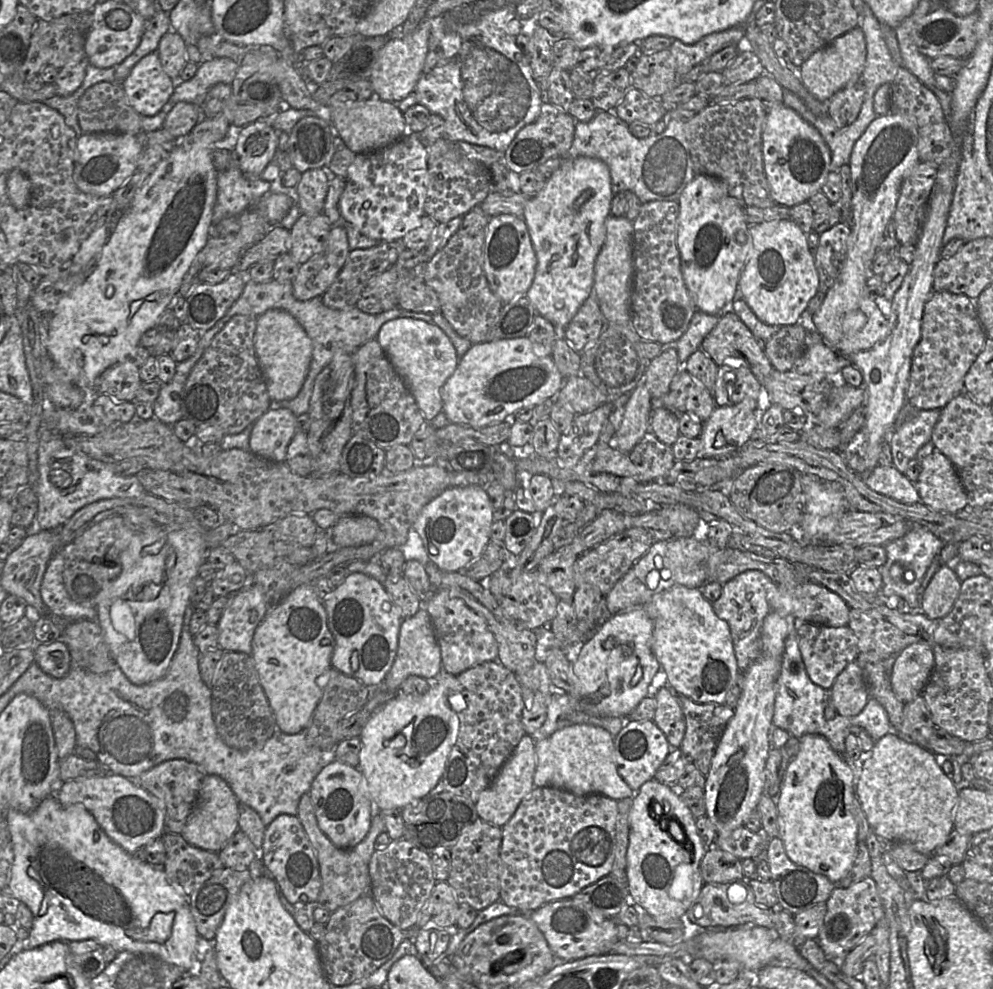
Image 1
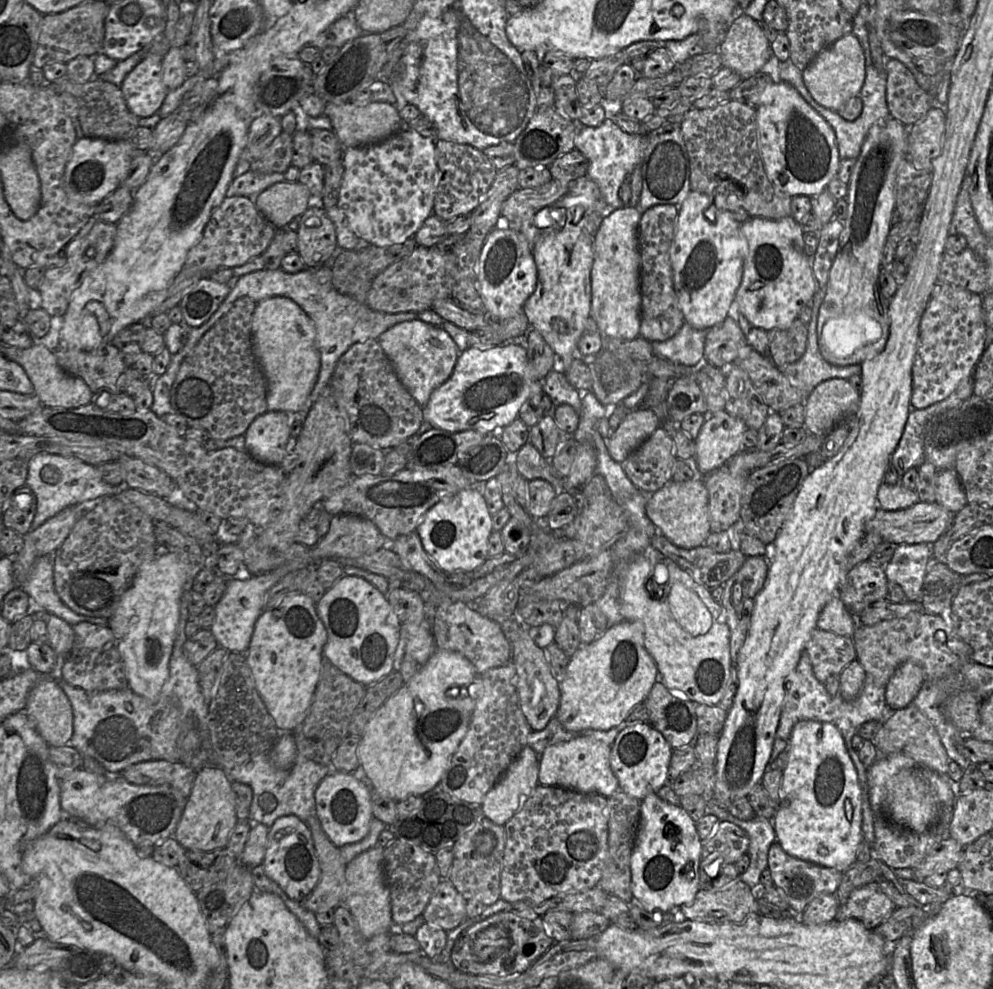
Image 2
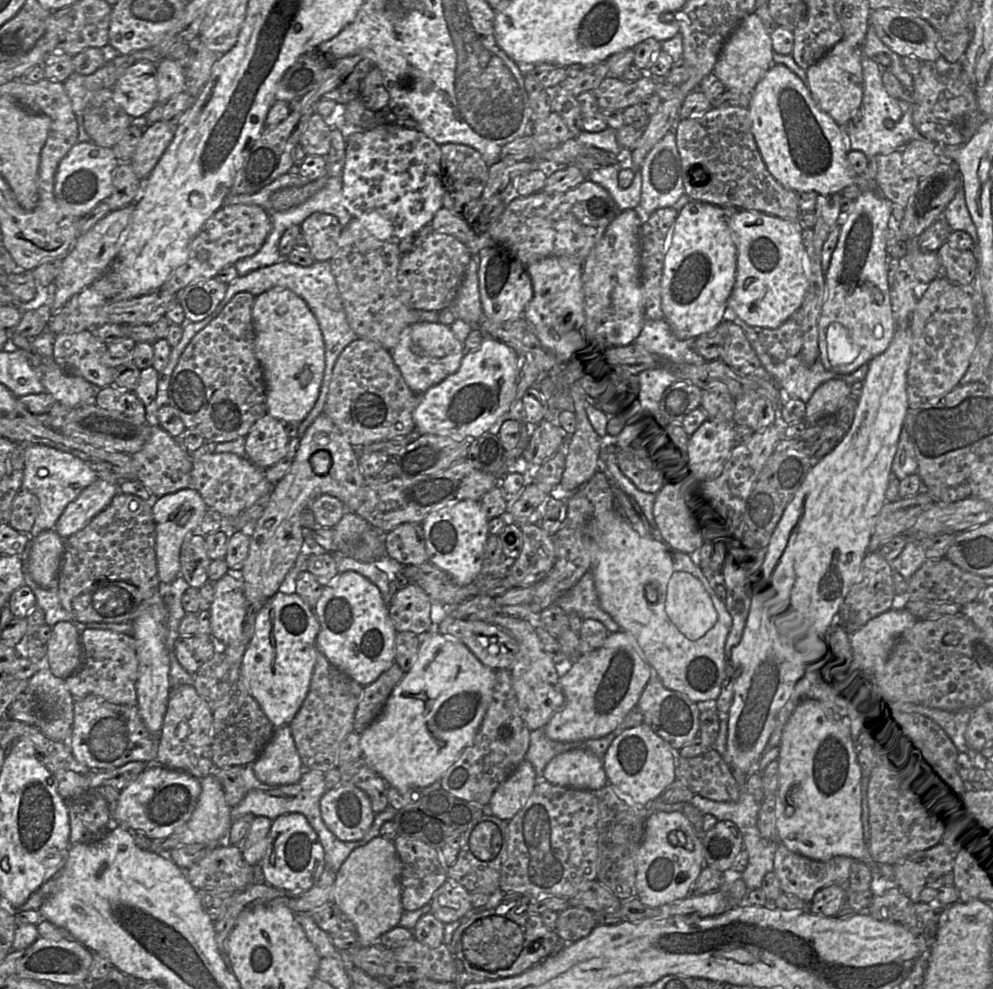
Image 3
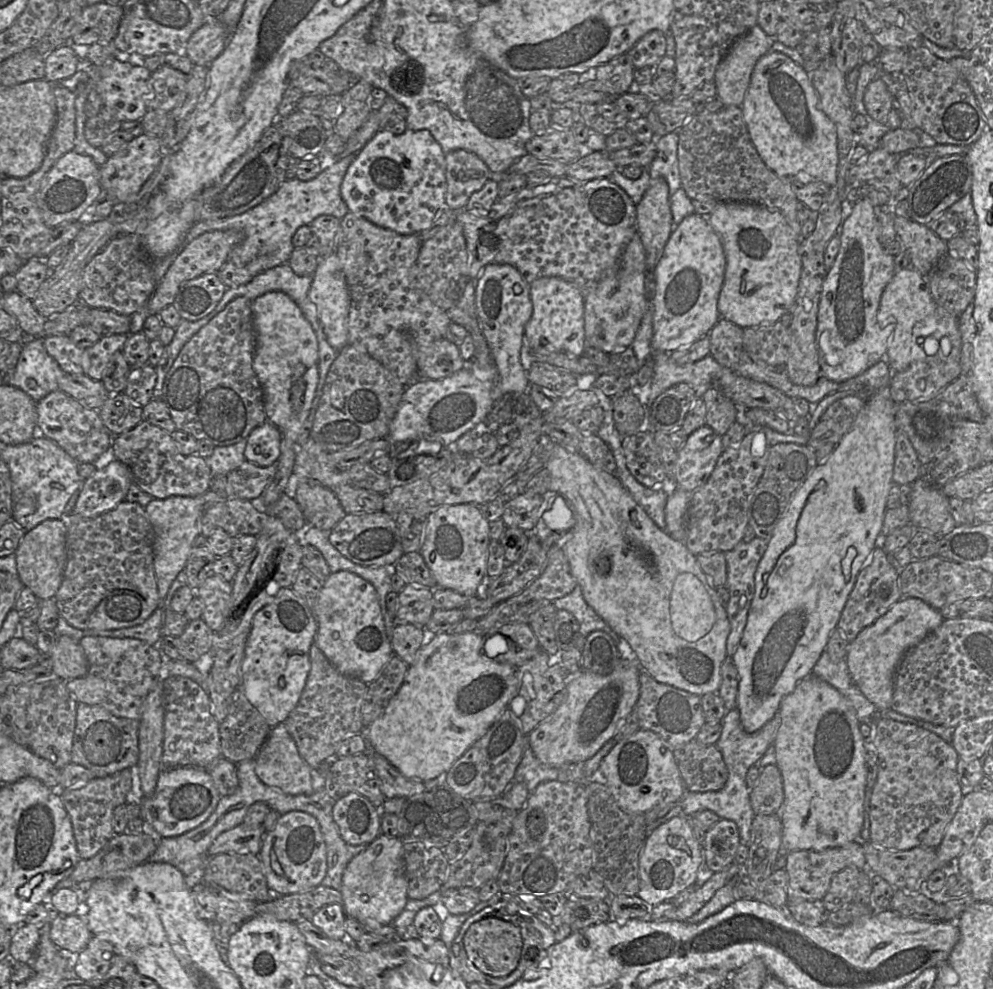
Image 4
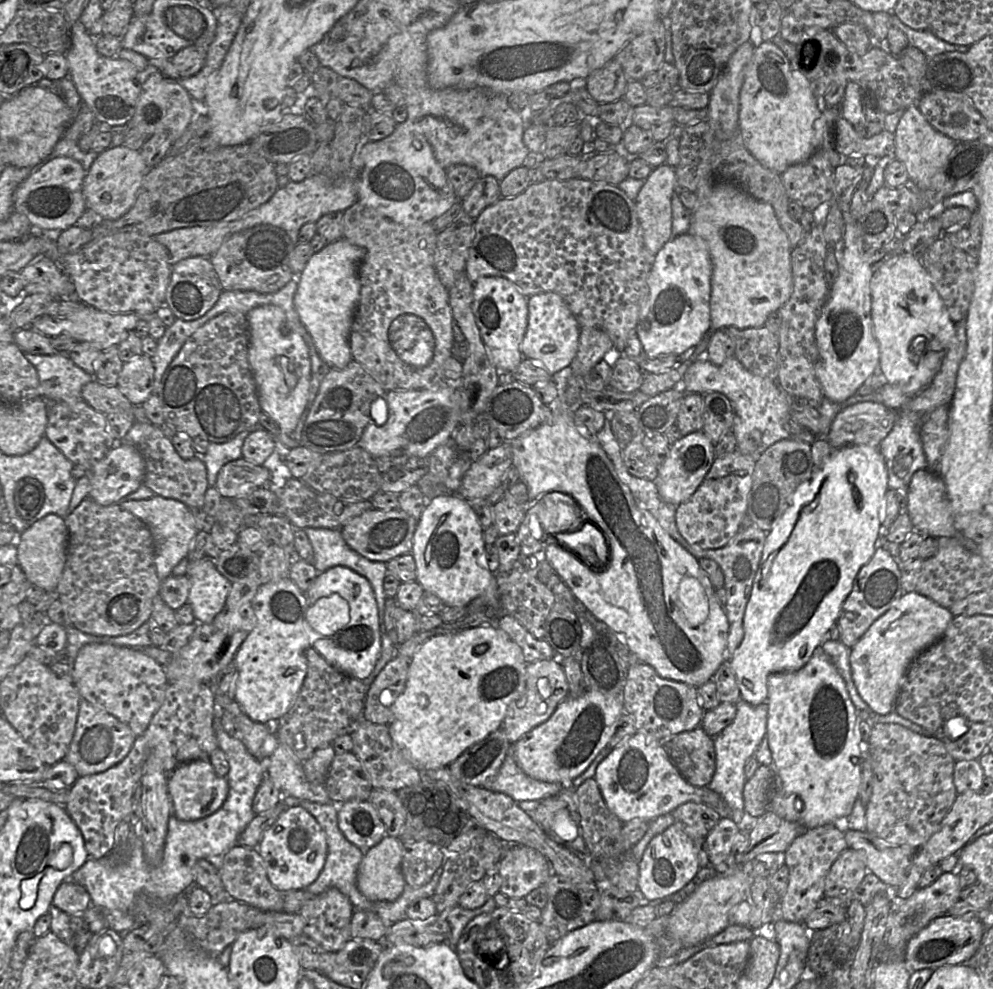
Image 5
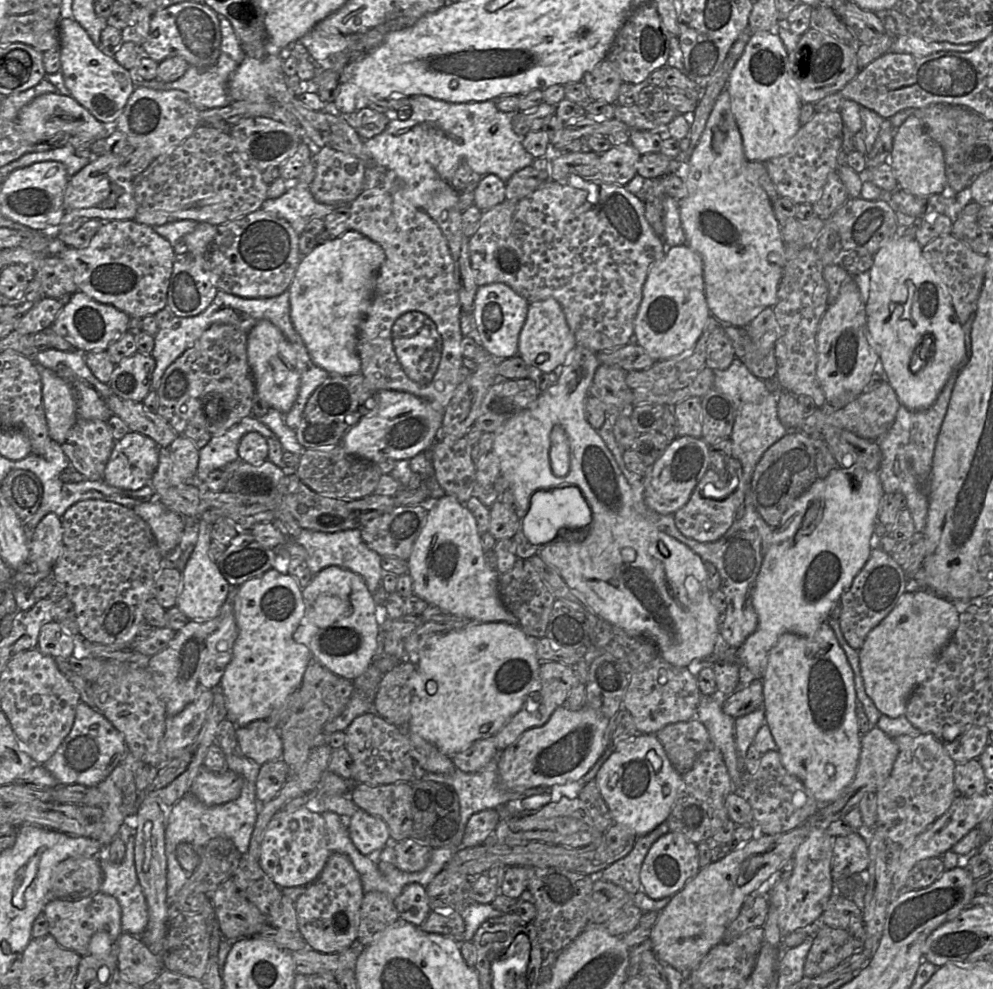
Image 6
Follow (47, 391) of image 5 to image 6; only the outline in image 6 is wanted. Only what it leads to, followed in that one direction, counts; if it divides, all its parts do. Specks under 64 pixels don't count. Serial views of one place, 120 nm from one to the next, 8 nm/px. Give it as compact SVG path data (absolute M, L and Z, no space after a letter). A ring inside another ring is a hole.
M49 348L30 357L32 361L53 370L60 378L64 379L72 388L76 401L77 418L86 420L107 421L112 414L107 406L107 398L113 393L108 386L99 381L85 363L84 353L78 350L60 351Z

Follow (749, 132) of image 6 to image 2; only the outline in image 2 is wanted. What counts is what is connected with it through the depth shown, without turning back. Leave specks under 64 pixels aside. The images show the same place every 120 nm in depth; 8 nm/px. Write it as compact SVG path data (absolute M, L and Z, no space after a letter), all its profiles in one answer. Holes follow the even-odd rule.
M782 81L764 89L756 112L758 150L769 180L790 197L820 194L837 177L841 161L833 128L793 86Z

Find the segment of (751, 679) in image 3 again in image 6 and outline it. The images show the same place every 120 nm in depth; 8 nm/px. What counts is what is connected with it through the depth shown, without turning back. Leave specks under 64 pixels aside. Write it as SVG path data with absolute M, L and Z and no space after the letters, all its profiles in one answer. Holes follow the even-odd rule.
M835 468L826 478L818 478L785 512L779 525L773 529L752 595L752 605L758 617L757 629L735 649L740 663L740 686L747 686L754 679L762 679L768 654L782 634L812 637L820 625L828 621L831 611L840 603L842 595L850 588L870 556L870 539L883 494L877 472L856 468L848 474ZM852 479L858 481L858 489L852 488Z

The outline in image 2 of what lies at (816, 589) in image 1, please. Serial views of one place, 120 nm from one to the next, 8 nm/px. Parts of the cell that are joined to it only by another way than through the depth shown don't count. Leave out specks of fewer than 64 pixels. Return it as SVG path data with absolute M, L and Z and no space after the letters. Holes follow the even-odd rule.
M837 596L829 600L817 620L818 629L851 638L858 624L855 617Z

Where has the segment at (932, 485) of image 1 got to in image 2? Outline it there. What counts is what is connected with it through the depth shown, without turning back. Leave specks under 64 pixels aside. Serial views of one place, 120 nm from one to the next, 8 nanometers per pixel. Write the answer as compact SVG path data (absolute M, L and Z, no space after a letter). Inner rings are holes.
M955 469L937 471L935 502L953 514L968 505L961 480Z

